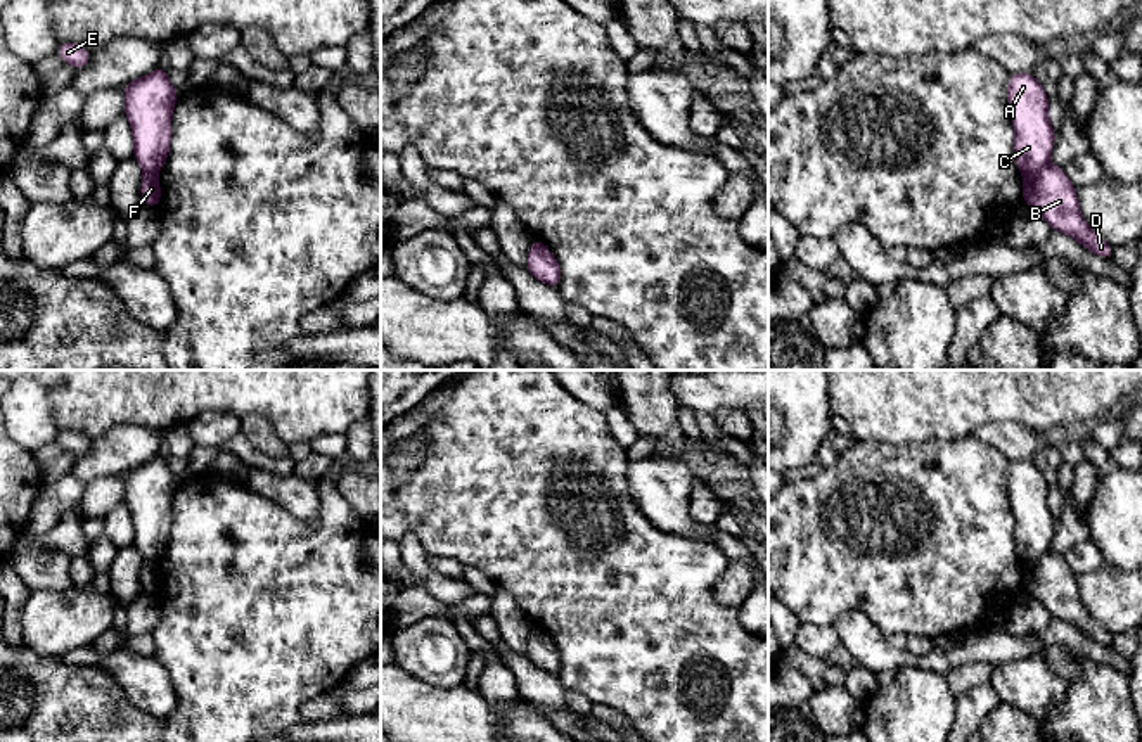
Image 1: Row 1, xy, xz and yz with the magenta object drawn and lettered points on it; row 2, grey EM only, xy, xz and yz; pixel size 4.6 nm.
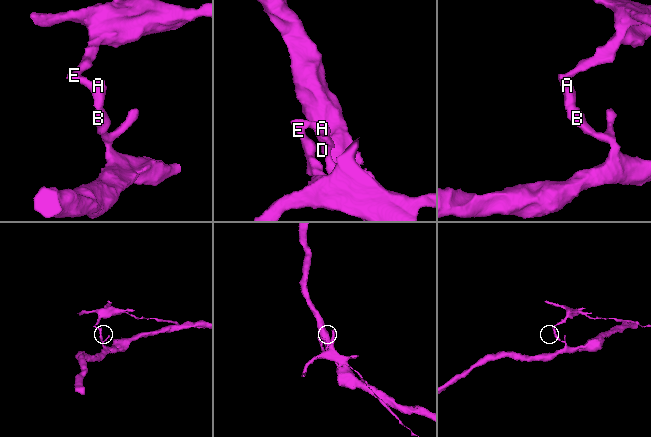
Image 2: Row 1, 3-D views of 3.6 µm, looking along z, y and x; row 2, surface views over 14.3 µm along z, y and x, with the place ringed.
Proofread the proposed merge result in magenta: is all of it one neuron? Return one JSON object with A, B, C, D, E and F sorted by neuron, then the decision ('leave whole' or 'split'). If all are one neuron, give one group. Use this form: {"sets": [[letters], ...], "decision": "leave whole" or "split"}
{"sets": [["A", "C", "E"], ["B", "D", "F"]], "decision": "split"}

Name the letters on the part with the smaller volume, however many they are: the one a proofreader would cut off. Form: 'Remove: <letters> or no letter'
Remove: A, C, E

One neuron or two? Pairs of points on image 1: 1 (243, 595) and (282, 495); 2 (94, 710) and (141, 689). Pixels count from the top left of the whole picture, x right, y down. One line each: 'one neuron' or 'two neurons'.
1: two neurons
2: two neurons

